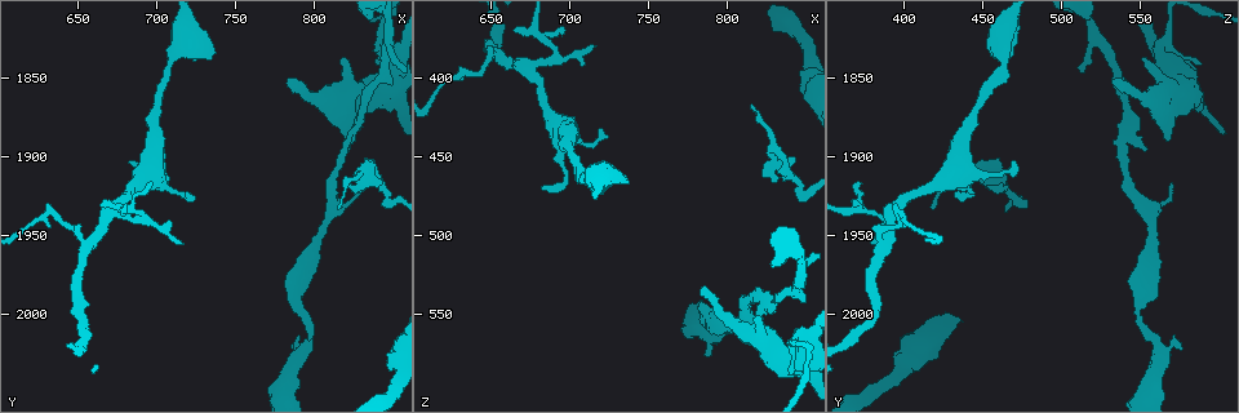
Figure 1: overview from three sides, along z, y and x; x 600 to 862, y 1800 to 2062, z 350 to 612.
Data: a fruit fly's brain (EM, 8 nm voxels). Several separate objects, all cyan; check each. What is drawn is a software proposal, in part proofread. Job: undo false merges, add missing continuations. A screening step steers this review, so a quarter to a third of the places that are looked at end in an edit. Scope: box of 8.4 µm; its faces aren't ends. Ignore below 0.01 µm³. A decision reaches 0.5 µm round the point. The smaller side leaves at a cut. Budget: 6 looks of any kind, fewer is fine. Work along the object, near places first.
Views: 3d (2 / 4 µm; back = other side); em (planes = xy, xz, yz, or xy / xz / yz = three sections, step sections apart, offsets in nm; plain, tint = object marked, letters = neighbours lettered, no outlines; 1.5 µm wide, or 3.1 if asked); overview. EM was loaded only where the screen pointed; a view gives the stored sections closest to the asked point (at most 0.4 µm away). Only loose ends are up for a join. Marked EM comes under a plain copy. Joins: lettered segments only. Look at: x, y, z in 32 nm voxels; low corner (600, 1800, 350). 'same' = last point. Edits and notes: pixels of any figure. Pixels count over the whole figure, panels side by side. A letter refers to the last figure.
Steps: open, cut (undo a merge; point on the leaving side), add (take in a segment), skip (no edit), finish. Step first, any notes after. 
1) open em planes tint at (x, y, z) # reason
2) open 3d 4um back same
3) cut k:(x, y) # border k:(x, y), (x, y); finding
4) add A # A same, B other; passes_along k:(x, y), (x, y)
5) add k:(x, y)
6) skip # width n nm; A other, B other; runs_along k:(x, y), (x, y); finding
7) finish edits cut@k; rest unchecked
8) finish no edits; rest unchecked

open em xz step 4 tint at (844, 1826, 564) # small branch off a trunk

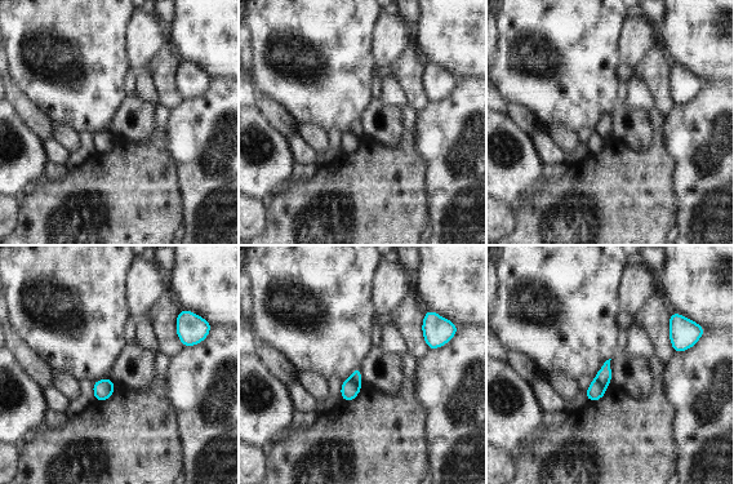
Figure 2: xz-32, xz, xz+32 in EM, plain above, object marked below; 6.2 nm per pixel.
open em xz step 4 letters same

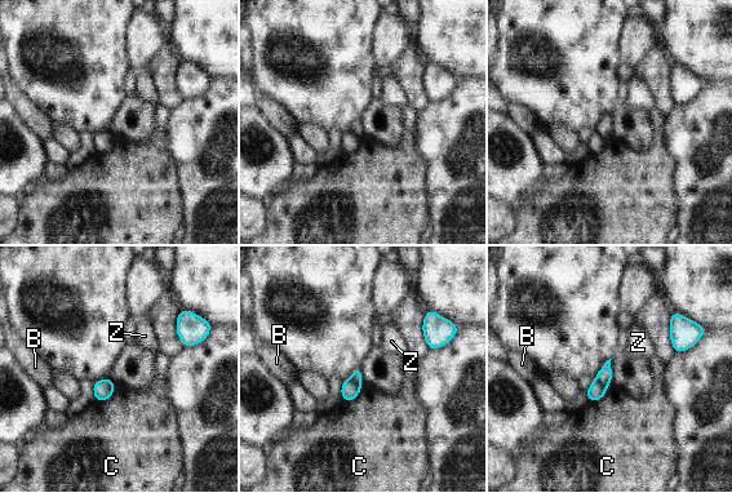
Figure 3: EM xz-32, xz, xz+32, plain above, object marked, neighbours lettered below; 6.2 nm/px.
cut 3:(349, 390) # longest_contact C 180 nm; B other, C other, Z other; border 3:(350, 378), (360, 386); two neurons meet here

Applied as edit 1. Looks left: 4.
open overview # see it whole again

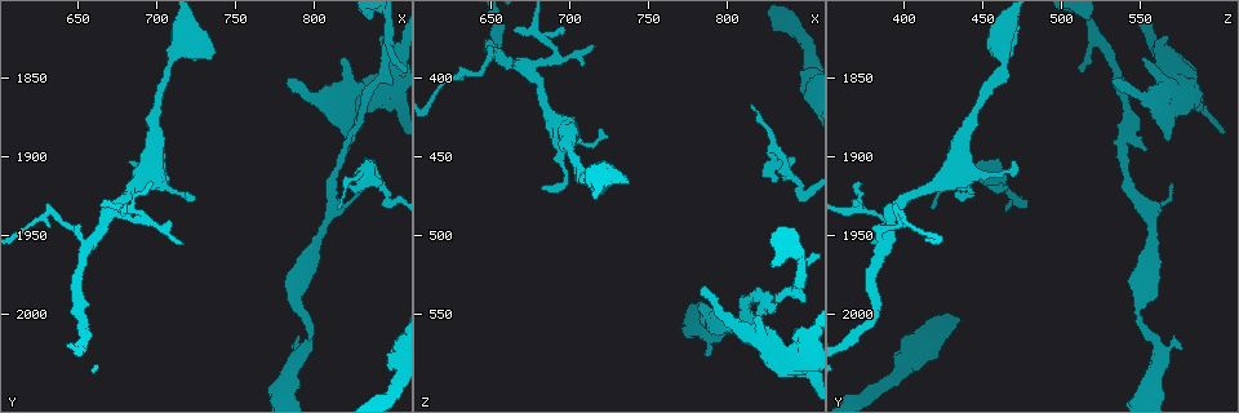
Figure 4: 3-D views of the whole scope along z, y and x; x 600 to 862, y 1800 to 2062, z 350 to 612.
open em planes tint at (736, 1834, 466) # free end

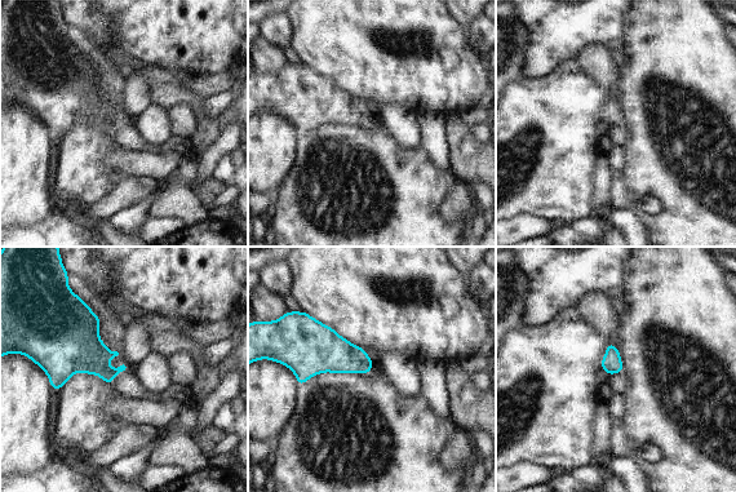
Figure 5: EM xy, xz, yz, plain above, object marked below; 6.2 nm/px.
open em planes letters same

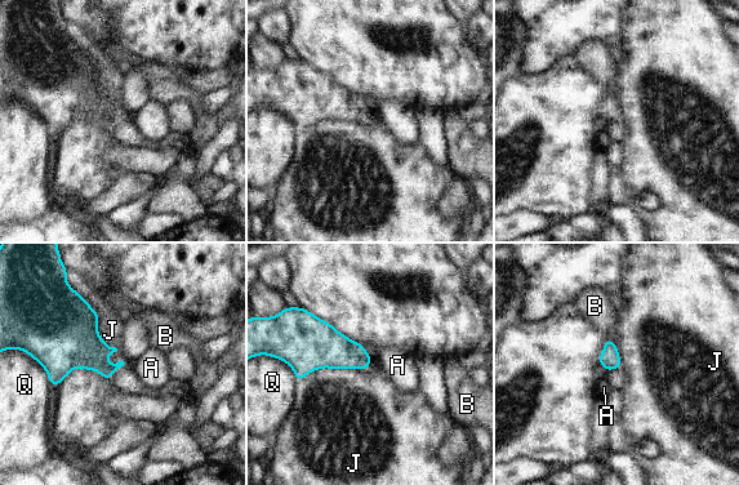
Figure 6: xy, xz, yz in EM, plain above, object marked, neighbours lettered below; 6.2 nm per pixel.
skip # A other, B other, J other, Q other; border 6:(87, 303), (116, 366); no lettered segment goes on from it

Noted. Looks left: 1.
finish edits cut@3; rest unchecked

